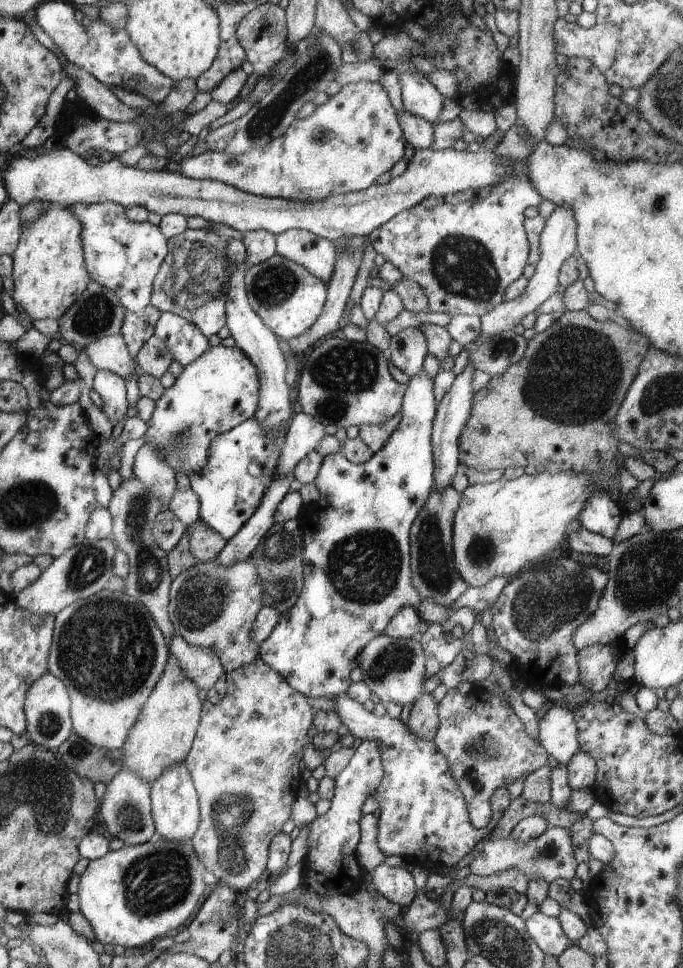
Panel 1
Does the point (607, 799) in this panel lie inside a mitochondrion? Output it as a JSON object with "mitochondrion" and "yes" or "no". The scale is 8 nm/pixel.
{"mitochondrion":"no"}

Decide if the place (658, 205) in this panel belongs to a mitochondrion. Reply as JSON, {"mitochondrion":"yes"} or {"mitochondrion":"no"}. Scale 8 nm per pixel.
{"mitochondrion":"yes"}

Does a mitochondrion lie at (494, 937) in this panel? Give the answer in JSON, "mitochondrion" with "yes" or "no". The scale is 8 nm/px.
{"mitochondrion":"yes"}

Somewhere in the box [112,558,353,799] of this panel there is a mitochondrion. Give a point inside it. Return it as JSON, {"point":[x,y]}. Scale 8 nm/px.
{"point":[200,601]}

